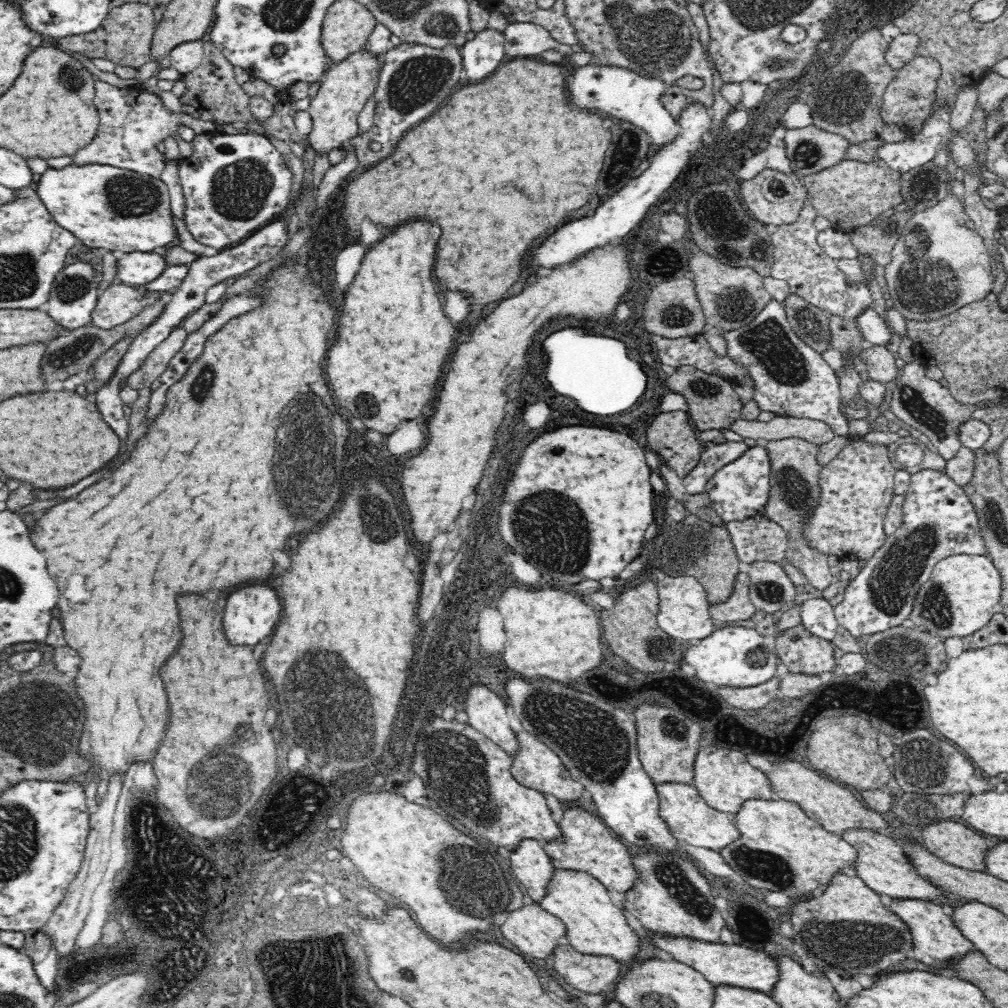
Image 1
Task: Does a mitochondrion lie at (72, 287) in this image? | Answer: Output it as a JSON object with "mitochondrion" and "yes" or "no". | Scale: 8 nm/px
{"mitochondrion":"yes"}

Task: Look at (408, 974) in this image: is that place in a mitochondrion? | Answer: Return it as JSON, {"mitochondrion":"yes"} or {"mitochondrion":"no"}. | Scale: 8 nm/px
{"mitochondrion":"yes"}

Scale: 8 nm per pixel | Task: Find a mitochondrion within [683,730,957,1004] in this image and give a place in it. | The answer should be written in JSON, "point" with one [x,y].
{"point":[851,946]}

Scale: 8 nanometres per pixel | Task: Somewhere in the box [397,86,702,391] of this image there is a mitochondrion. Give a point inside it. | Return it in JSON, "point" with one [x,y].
{"point":[675,315]}

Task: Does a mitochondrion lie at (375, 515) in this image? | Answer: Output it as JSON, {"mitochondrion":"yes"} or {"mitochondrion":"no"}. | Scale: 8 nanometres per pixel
{"mitochondrion":"yes"}

